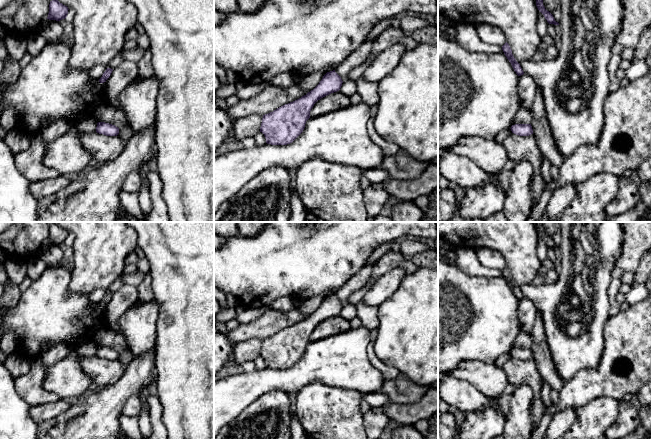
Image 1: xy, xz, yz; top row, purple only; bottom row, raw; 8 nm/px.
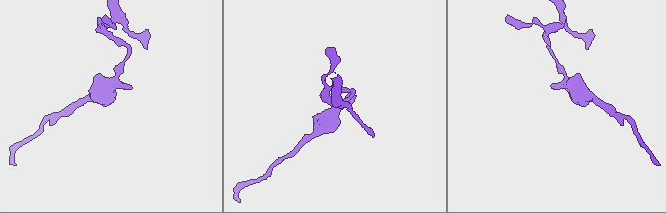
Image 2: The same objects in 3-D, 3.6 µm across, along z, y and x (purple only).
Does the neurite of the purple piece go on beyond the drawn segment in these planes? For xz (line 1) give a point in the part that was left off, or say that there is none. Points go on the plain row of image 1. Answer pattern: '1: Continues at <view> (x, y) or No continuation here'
1: No continuation here

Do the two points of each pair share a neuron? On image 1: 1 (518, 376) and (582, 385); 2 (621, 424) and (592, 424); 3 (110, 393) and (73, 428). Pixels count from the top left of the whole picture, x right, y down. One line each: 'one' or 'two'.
1: two
2: two
3: one

